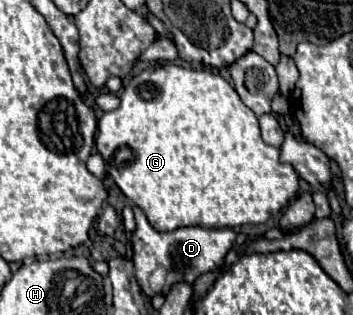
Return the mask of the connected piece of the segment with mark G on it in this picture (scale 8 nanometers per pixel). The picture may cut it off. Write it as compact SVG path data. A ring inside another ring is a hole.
M164 64L128 78L120 92L120 108L106 112L98 120L96 148L120 192L132 200L160 232L182 226L234 228L242 224L262 224L276 216L298 192L296 172L290 164L280 162L278 148L268 146L260 138L254 112L222 76L210 70Z

